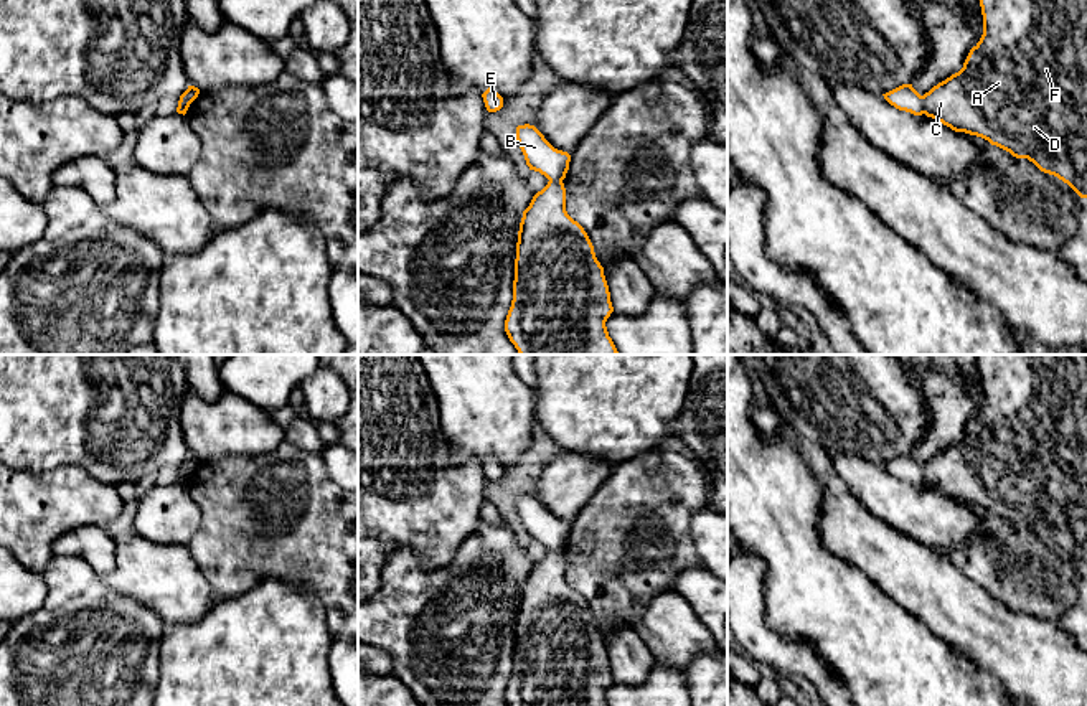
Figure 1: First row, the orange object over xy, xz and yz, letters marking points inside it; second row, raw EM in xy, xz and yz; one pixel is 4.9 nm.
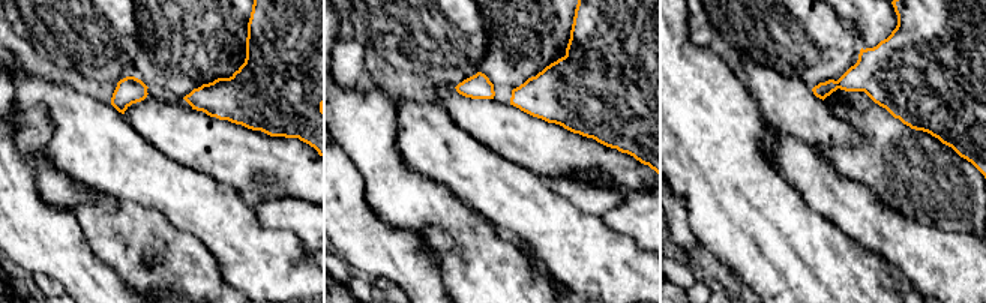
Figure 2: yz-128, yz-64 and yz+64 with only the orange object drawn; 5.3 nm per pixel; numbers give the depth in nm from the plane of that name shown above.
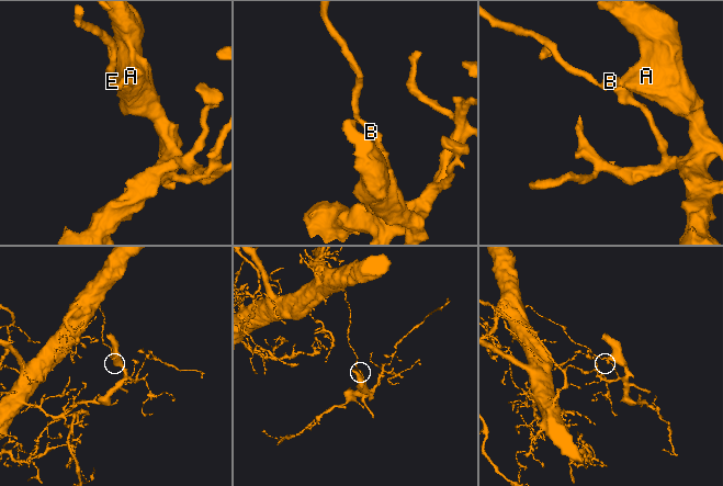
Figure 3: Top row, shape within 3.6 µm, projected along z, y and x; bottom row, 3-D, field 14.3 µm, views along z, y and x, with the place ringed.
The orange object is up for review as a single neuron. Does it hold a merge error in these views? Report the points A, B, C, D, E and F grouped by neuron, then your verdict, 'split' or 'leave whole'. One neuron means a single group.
A C D F / B E | split

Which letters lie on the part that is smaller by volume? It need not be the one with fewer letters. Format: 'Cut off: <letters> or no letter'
Cut off: A, C, D, F

